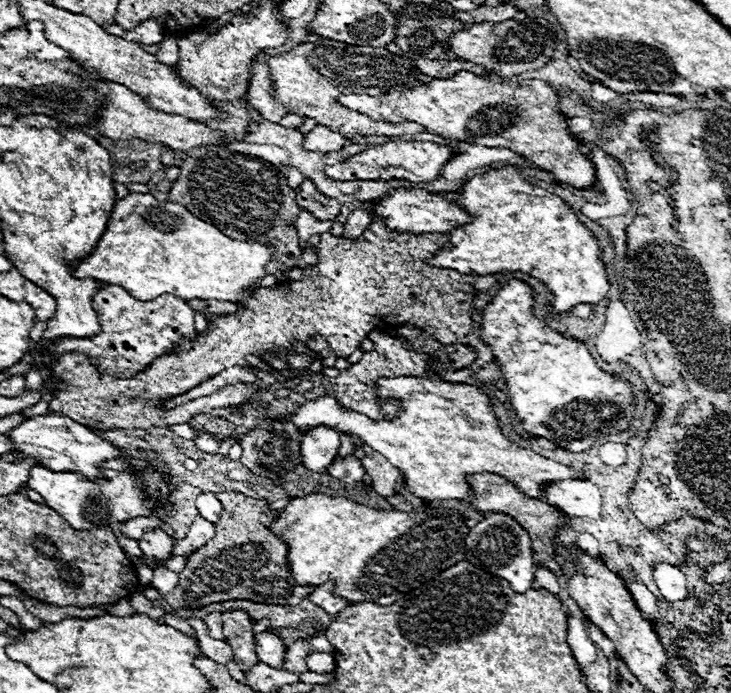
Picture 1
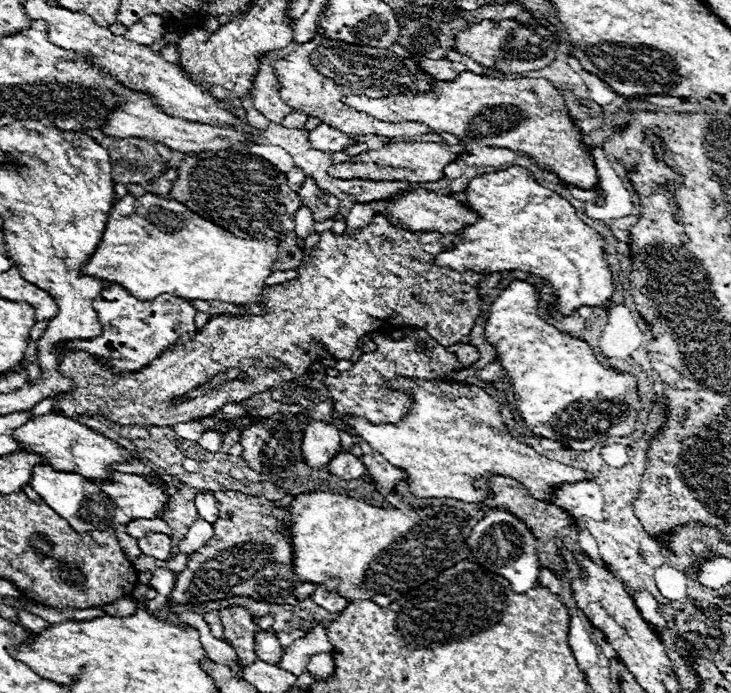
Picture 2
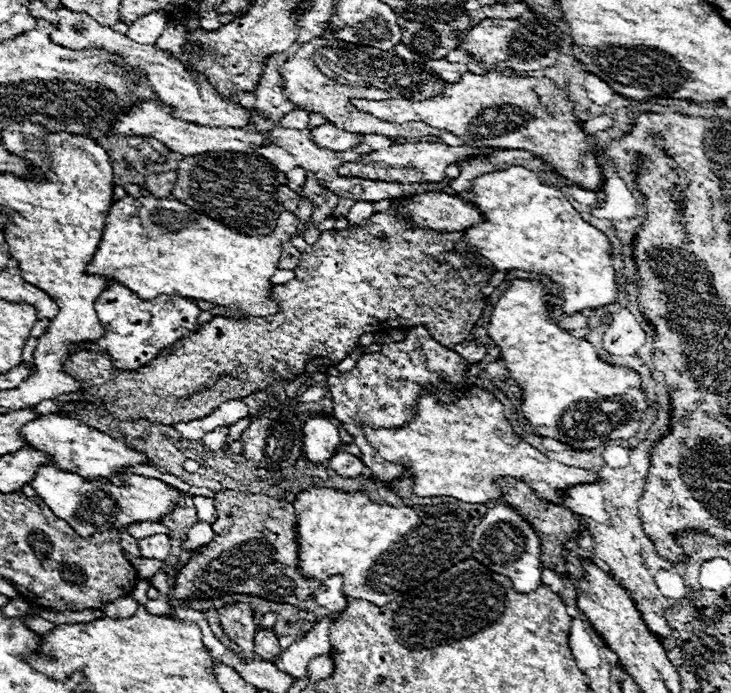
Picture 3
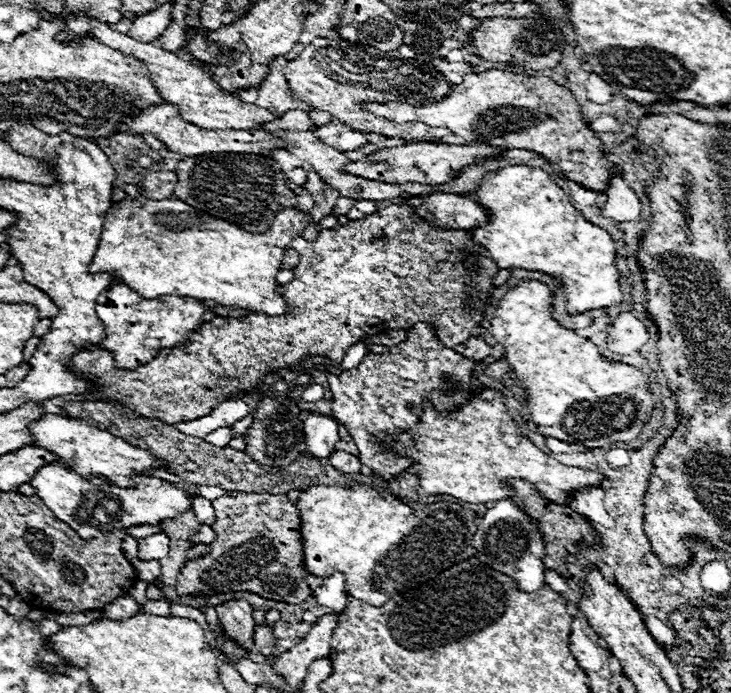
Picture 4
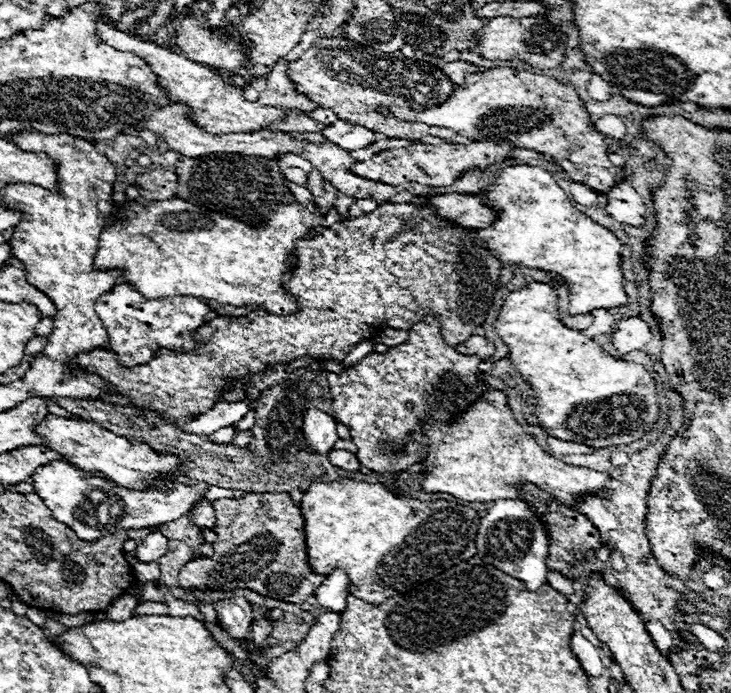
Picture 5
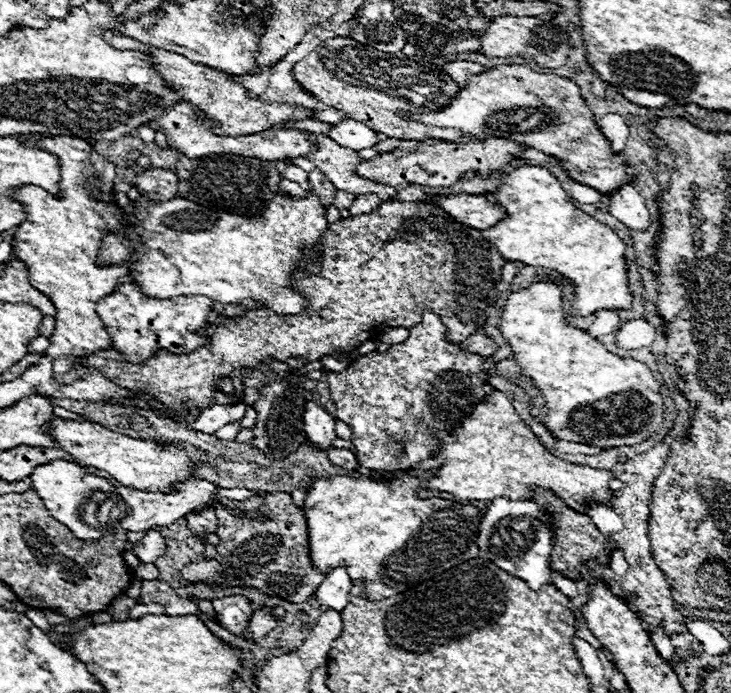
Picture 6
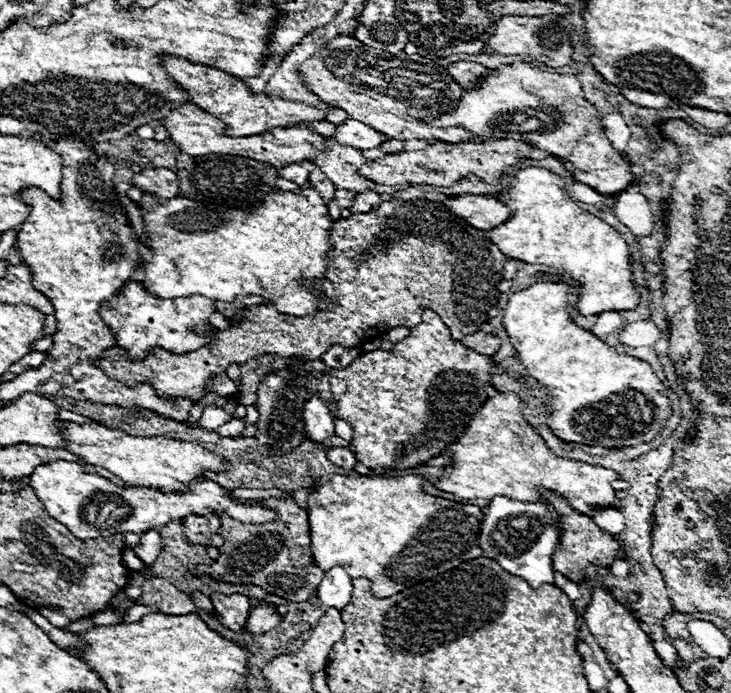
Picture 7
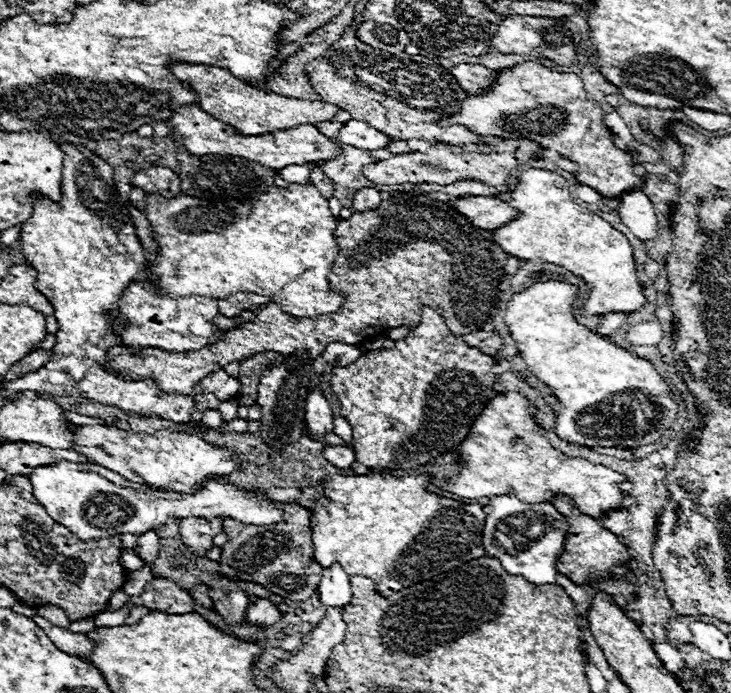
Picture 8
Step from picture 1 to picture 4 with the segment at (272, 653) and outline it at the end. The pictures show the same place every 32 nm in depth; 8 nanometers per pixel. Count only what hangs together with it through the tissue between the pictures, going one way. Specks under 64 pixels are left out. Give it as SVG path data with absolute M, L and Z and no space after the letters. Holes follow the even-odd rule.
M258 622L254 626L254 650L262 656L270 656L272 650L276 648L276 640L272 636L272 626L268 626L266 622Z

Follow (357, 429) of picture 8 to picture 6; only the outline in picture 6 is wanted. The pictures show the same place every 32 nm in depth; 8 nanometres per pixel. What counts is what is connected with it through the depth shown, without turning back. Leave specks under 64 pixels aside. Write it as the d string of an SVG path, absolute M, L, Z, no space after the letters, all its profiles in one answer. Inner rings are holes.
M426 312L422 314L422 322L414 328L410 328L410 336L402 342L402 344L394 344L388 352L370 352L358 360L354 360L344 372L328 372L328 382L330 382L330 392L332 392L332 400L334 400L334 406L336 406L336 412L334 416L342 422L346 422L350 428L352 428L352 444L354 444L354 454L358 458L358 462L370 470L388 470L388 472L394 472L394 470L407 470L412 468L414 464L418 464L420 460L428 460L442 444L442 440L446 438L446 434L450 434L450 430L456 430L462 422L462 418L466 418L484 398L486 394L490 394L490 390L494 390L490 384L488 384L488 370L484 368L488 364L488 358L484 356L478 356L474 352L464 352L460 348L460 344L452 344L446 340L446 326L440 322L440 318L432 312Z

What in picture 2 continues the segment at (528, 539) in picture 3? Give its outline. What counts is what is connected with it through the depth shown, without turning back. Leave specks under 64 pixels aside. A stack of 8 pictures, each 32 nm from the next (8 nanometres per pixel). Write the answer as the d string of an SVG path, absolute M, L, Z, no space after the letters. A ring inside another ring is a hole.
M502 508L488 510L486 516L474 526L466 544L472 550L468 560L474 560L474 562L482 564L484 568L488 568L490 572L496 572L496 574L504 576L506 580L510 580L514 592L524 594L538 586L540 564L538 564L536 538L532 536L530 528L524 522L520 522L518 516L510 514L508 510L502 510Z

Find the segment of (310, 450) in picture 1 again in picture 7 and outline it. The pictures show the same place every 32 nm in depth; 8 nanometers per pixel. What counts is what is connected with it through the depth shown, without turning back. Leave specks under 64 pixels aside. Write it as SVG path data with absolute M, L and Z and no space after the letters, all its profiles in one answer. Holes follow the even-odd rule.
M318 394L306 400L304 424L306 424L306 434L310 436L310 440L320 444L324 444L324 440L334 434L334 416Z

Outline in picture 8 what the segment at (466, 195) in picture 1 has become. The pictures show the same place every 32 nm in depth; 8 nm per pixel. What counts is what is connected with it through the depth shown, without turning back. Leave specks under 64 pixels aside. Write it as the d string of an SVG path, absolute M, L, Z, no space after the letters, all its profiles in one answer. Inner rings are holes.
M530 168L518 176L516 188L500 194L500 198L514 206L520 212L520 218L494 230L494 242L510 256L558 264L576 276L582 276L590 288L582 306L584 316L636 312L646 306L632 244L604 218L580 206L570 194L570 184L560 174Z

